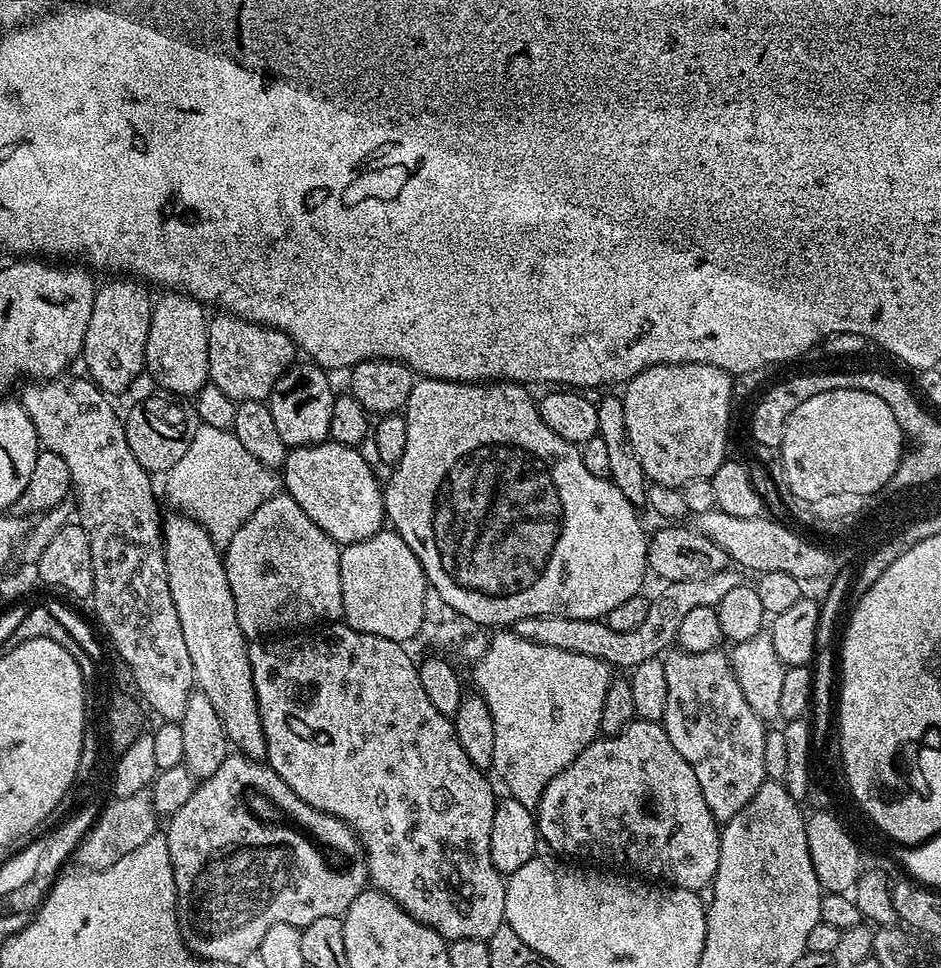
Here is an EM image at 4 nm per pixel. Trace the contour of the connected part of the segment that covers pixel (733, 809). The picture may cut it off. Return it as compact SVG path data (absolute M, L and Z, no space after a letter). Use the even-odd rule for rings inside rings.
M672 650L663 657L663 662L666 670L666 714L662 721L664 729L670 738L670 742L674 742L674 750L678 750L678 754L682 754L682 758L686 758L686 762L690 762L690 770L694 770L695 776L698 777L698 786L702 786L702 798L706 798L706 806L710 808L710 814L714 816L717 822L726 822L747 806L750 798L754 798L754 794L758 794L758 790L765 782L766 762L762 759L766 746L765 721L761 720L758 714L754 714L754 710L750 710L750 702L746 702L746 698L742 698L742 686L738 686L738 678L734 674L732 661L727 651L686 652Z

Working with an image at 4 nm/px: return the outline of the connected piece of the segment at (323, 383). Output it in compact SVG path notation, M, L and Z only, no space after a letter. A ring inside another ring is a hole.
M297 362L287 368L282 378L278 378L266 401L270 414L274 417L274 427L289 449L323 444L329 439L330 410L334 406L337 393L332 392L332 384L328 381L329 373L319 363L307 363Z

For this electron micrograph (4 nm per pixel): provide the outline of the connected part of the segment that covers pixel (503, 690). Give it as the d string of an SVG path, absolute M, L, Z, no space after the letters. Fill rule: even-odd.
M512 630L497 632L500 633L488 640L488 649L475 665L475 691L483 696L494 718L494 772L504 779L511 799L535 809L548 783L601 735L602 702L606 702L606 690L612 685L614 672L610 665L598 658L586 658L586 654L535 644Z

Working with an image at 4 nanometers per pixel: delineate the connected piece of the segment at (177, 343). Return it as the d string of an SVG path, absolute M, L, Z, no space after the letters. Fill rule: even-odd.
M171 290L163 293L161 300L157 299L152 306L152 317L150 318L150 330L146 334L146 354L144 355L144 366L147 375L156 379L157 389L171 394L177 398L195 398L202 390L202 386L209 384L208 367L208 321L209 313L204 313L205 305L192 296L185 296L182 292Z

